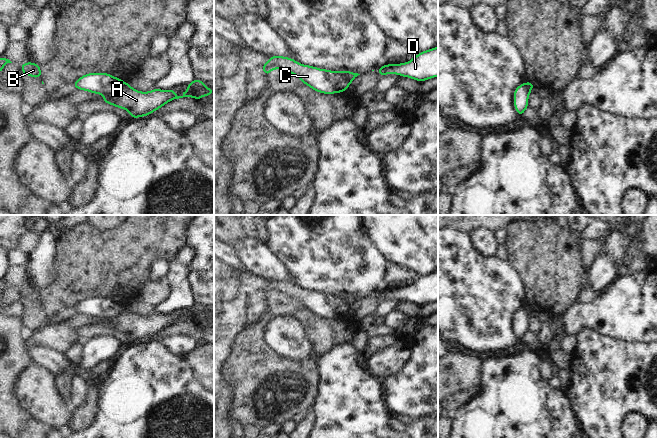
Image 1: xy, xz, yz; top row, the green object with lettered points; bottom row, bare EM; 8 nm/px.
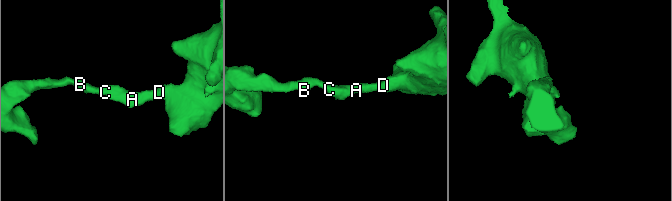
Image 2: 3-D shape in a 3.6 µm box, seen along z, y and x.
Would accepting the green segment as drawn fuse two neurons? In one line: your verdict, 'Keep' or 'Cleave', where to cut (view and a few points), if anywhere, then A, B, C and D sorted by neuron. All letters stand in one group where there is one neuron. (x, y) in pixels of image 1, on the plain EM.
Cleave. Split along xy (125, 307), (115, 316), (104, 319). Groups: A D / B C

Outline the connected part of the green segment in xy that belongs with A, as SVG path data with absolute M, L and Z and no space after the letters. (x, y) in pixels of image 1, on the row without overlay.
M194 303L183 316L182 320L177 320L174 313L160 314L154 312L149 316L140 316L133 313L129 307L116 317L104 319L103 326L122 332L131 338L131 343L150 339L166 327L183 321L192 321L200 324L203 320L209 320L214 314L204 309L203 305Z

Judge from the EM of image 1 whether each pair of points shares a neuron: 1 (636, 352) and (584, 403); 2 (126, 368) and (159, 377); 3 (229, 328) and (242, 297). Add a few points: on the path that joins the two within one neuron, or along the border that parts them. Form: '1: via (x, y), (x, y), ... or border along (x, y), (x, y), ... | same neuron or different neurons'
1: via (623, 365), (597, 391) | same neuron
2: via (134, 371), (144, 377), (151, 377) | same neuron
3: via (229, 320), (239, 305) | same neuron

